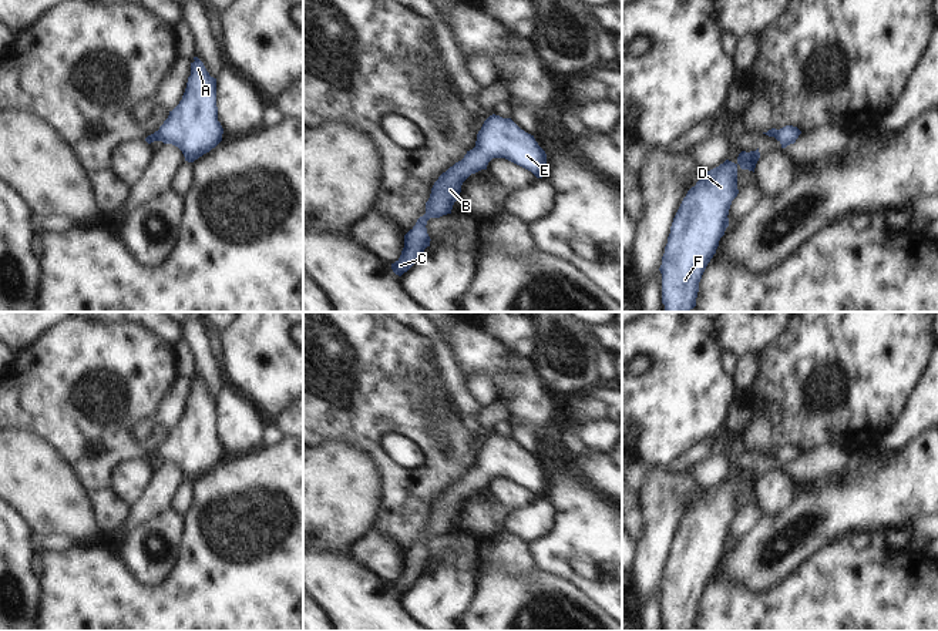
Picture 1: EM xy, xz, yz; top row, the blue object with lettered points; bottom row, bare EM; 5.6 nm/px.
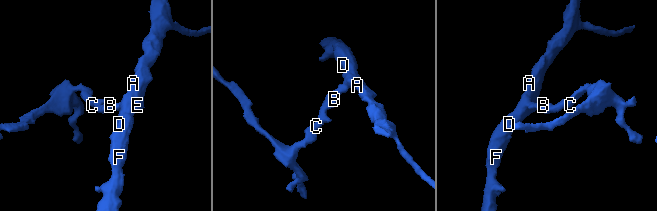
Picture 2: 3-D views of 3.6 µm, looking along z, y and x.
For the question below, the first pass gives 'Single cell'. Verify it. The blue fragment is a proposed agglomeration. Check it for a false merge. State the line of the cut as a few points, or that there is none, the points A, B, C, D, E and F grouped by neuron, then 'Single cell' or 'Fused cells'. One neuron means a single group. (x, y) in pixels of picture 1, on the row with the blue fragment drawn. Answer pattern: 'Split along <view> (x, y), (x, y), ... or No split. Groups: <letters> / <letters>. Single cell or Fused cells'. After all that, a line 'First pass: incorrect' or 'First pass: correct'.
No split. Groups: A B C D E F. Single cell.
First pass: correct

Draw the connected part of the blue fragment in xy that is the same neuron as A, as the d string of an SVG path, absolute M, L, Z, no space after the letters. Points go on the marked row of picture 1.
M198 57L194 60L182 100L159 130L145 138L148 144L162 141L178 147L188 162L215 148L223 134L218 121L216 78Z

